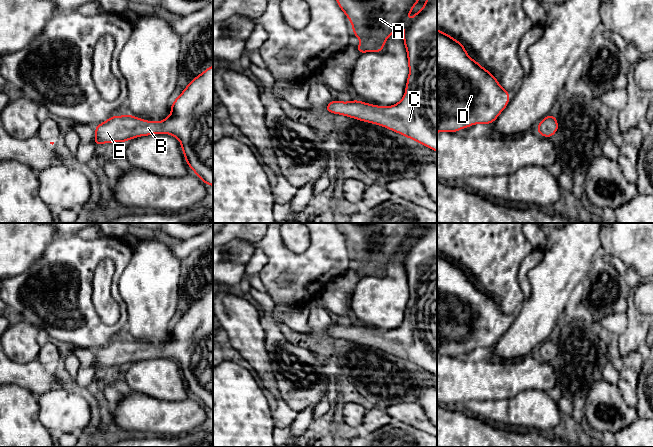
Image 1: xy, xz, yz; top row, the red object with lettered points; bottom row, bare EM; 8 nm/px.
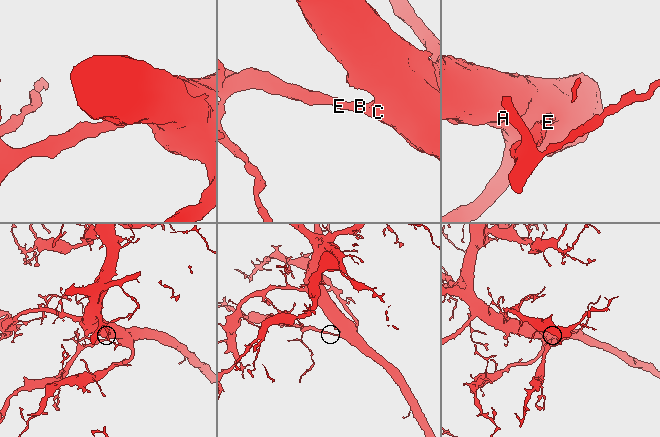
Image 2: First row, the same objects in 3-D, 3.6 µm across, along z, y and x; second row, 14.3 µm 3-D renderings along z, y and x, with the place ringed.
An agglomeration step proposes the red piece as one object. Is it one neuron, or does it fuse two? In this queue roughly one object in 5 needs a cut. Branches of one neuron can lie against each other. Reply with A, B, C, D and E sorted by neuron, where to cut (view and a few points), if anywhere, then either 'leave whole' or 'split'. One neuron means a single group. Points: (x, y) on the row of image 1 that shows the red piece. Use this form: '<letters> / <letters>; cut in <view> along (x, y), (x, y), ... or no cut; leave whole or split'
A B C D E; no cut; leave whole

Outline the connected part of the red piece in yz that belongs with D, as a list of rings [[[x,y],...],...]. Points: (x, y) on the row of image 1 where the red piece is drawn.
[[[437,29],[437,133],[454,133],[477,123],[491,124],[509,102],[509,91],[503,89],[488,70],[469,57],[464,45]]]

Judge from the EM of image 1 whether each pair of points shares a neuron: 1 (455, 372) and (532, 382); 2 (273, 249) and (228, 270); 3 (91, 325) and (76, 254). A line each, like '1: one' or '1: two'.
1: one
2: two
3: one

